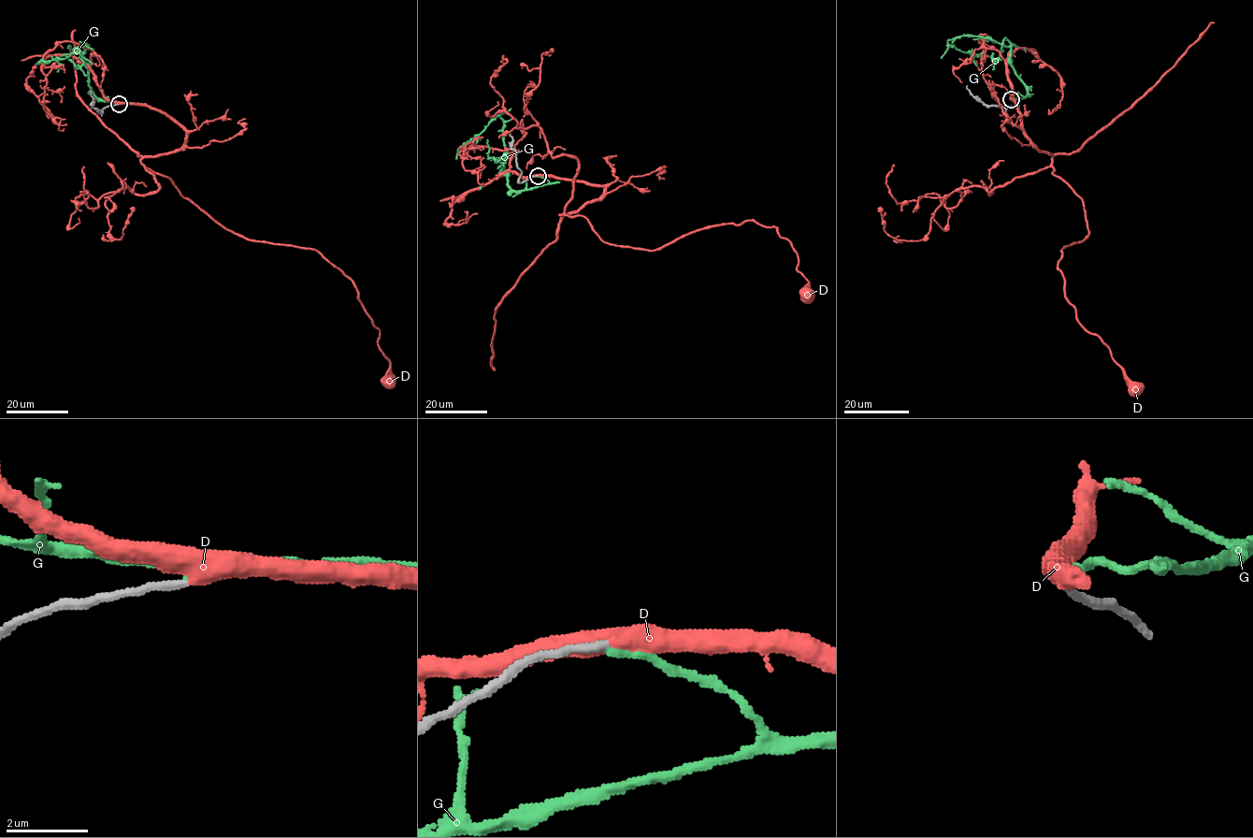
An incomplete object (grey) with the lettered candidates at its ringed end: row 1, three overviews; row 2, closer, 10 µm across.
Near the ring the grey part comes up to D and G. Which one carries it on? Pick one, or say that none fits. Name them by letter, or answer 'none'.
D

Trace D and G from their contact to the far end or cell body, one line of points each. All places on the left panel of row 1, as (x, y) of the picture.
D: (118, 104), (185, 131), (140, 163), (220, 223), (315, 249), (345, 274), (387, 380)
G: (118, 104), (130, 103), (99, 99), (90, 86), (87, 64), (80, 53), (85, 43), (65, 58), (37, 65)

